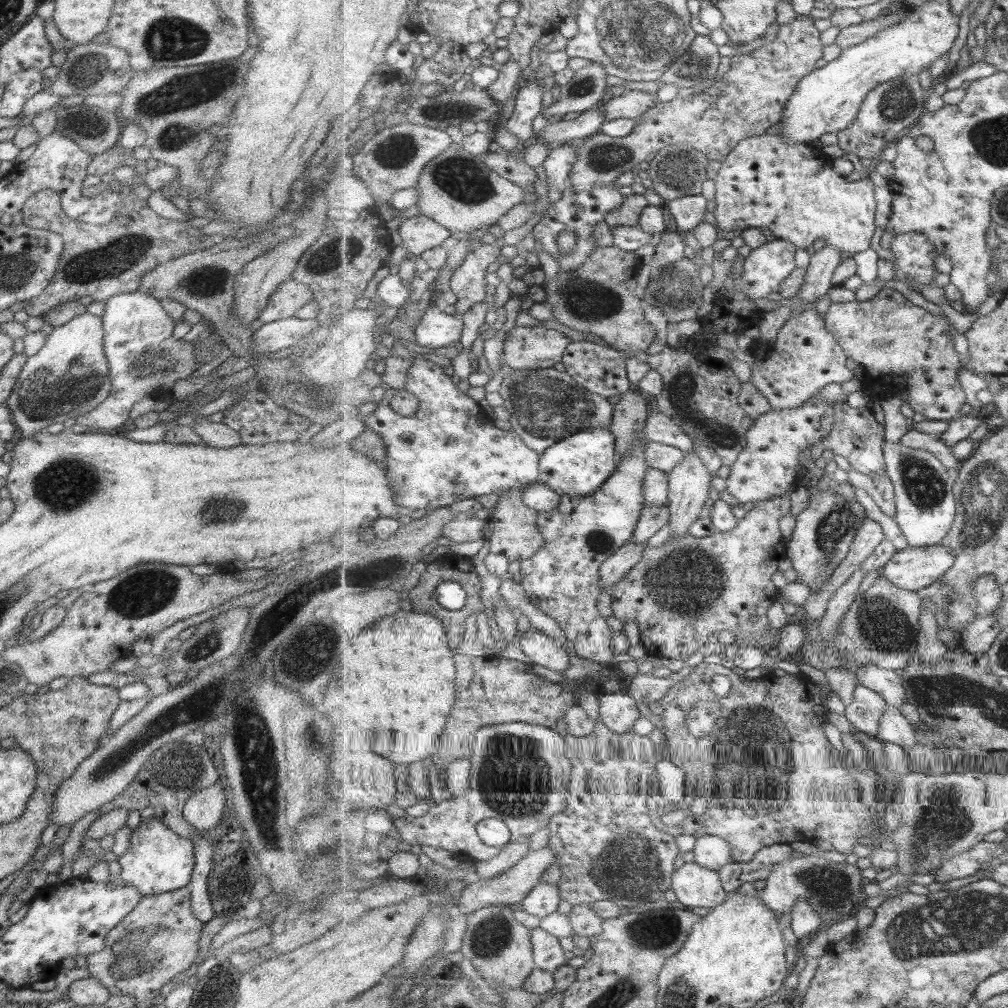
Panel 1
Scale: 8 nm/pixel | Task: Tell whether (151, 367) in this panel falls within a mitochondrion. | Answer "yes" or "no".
yes

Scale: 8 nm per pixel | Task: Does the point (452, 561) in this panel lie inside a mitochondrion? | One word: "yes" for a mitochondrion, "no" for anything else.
no

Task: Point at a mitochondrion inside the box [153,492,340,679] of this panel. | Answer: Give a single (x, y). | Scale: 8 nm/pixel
(208, 642)

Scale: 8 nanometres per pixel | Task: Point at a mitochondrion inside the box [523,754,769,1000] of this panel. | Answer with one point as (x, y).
(630, 865)

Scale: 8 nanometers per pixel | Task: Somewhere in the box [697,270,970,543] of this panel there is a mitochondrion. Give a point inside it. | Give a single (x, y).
(924, 485)

